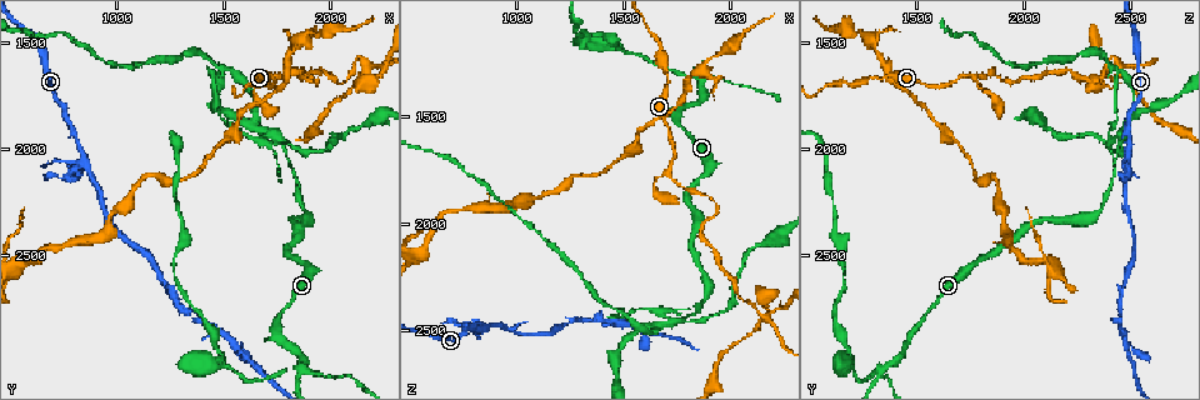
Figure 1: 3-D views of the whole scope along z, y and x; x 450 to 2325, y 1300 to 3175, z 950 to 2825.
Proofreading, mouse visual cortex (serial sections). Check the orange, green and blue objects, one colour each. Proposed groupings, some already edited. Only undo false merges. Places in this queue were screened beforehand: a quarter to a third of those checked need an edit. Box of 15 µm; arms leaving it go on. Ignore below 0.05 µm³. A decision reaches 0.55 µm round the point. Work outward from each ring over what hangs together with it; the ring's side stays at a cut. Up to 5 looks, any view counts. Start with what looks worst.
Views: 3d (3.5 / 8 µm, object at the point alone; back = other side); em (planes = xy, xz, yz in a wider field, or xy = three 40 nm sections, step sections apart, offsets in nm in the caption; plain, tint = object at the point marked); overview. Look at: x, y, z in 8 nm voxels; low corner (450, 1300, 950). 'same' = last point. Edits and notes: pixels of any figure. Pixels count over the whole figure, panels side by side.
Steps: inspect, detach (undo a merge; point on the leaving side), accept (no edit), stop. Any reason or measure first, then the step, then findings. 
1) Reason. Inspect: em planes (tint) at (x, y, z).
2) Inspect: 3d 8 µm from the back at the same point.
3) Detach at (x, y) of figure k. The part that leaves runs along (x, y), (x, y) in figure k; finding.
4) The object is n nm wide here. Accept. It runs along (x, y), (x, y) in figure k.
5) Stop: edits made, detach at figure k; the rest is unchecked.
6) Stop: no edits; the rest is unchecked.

A narrow waist. Inspect: 3d 3.5 µm at (1780, 1980, 2450).

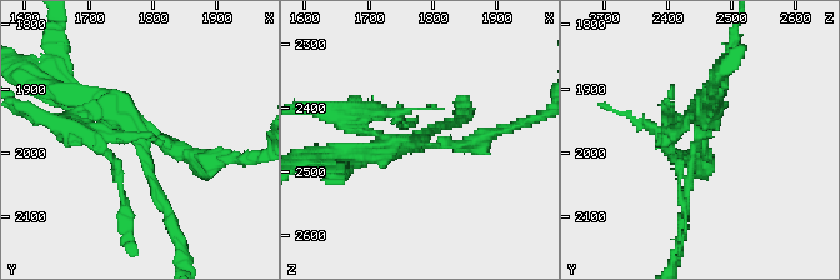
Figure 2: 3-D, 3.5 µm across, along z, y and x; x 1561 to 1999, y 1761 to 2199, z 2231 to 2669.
Inspect: em planes (tint) at (1785, 1990, 2450).

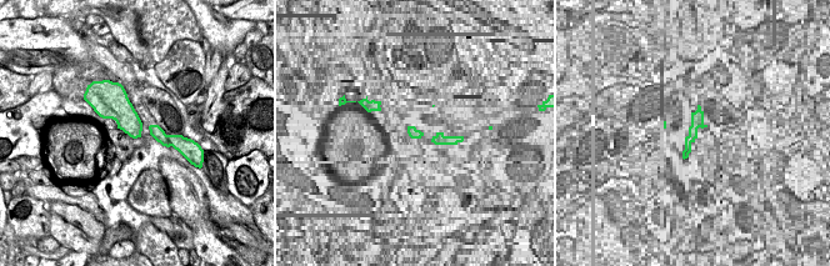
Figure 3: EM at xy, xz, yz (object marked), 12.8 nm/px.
The object is 300 nm wide here. Detach at (86, 133) of figure 2. A second cell is stuck on.

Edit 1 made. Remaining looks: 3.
Inspect: overview.

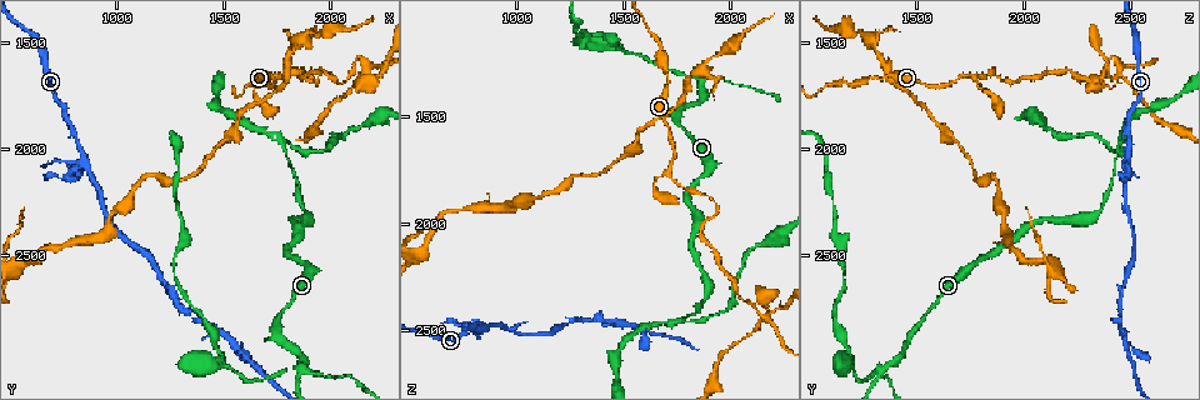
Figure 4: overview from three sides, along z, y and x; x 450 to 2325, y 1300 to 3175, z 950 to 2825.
Four-way junction. Inspect: 3d 3.5 µm at (1860, 3020, 1320).

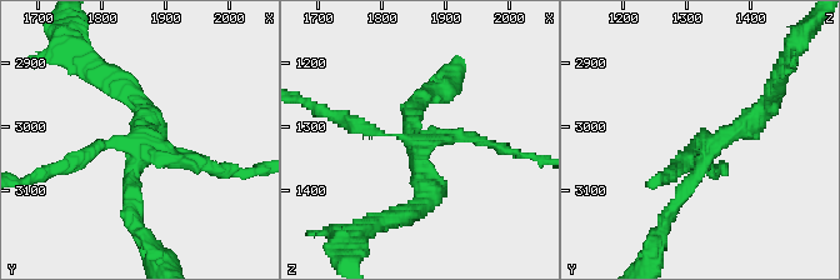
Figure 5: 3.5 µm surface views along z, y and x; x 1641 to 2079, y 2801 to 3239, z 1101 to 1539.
Inspect: em xy step 1 (tint) at (1865, 3025, 1330).

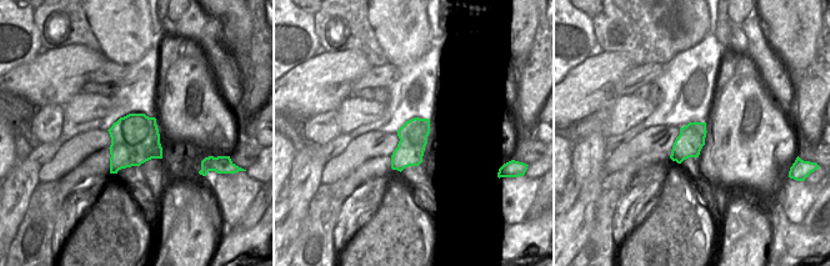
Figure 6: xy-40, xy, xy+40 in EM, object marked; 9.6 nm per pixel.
The arms are 150, 150, 150, 250 nm wide. Detach at (191, 158) of figure 5. The part that leaves runs along (141, 143), (95, 146), (34, 178) in figure 5; a second cell is stuck on.

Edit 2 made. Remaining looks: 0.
Stop: edits made, detach at figure 2, detach at figure 5; the rest is unchecked.

